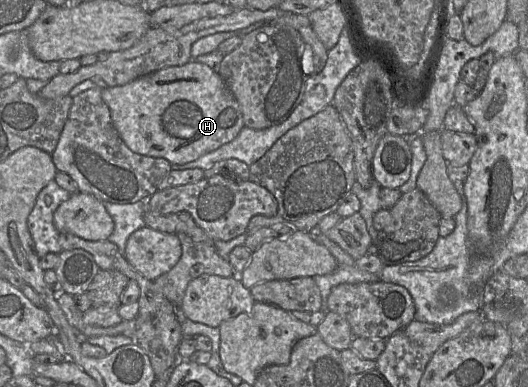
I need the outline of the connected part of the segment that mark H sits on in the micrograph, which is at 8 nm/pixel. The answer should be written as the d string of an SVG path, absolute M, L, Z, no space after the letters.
M191 59L181 66L166 67L125 85L107 87L101 92L118 135L134 153L164 158L171 164L185 164L212 152L237 137L245 126L240 105L222 77L212 68Z

